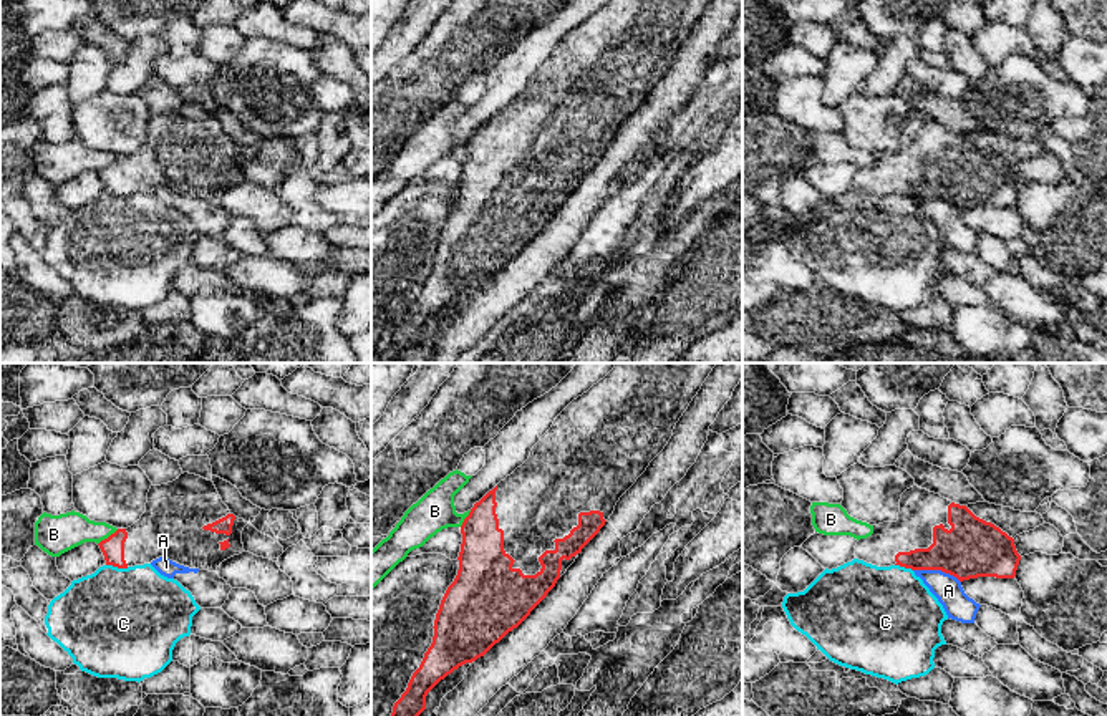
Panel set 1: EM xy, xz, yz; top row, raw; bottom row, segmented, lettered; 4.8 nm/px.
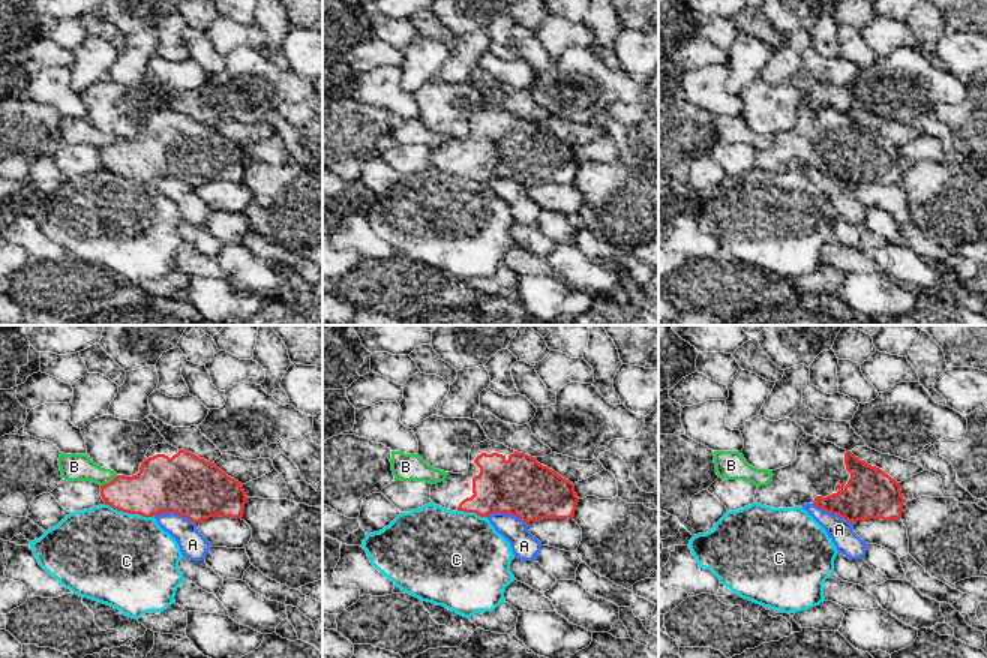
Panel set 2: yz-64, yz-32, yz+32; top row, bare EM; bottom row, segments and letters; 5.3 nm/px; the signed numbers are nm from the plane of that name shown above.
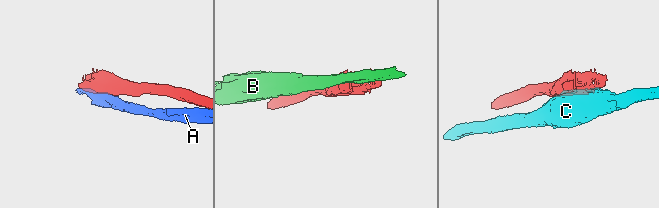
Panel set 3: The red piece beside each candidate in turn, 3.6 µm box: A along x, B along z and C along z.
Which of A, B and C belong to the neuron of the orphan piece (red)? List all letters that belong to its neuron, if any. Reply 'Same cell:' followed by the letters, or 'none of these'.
Same cell: none of these

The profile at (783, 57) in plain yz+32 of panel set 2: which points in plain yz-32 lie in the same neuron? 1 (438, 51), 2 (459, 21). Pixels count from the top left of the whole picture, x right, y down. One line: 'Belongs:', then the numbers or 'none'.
Belongs: none

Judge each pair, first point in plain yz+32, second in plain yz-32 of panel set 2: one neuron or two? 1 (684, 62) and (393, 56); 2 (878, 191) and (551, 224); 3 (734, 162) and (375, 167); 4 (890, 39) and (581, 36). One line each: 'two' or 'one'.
1: one
2: two
3: two
4: one

